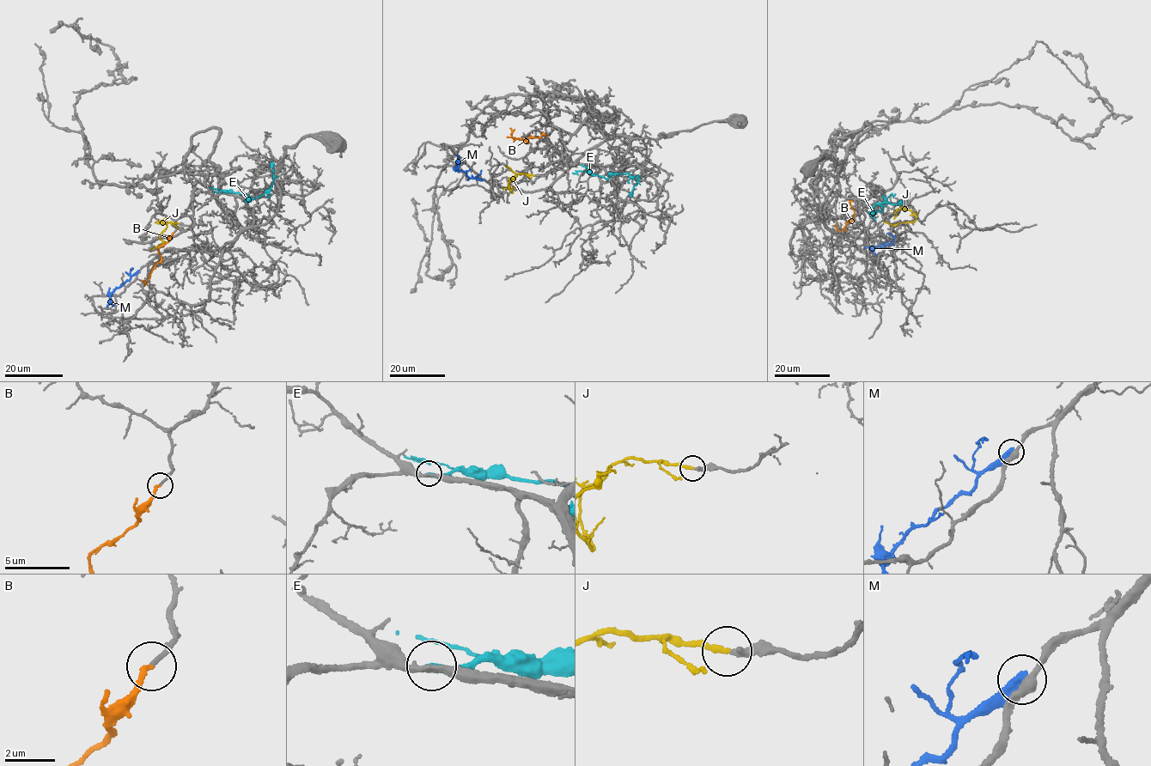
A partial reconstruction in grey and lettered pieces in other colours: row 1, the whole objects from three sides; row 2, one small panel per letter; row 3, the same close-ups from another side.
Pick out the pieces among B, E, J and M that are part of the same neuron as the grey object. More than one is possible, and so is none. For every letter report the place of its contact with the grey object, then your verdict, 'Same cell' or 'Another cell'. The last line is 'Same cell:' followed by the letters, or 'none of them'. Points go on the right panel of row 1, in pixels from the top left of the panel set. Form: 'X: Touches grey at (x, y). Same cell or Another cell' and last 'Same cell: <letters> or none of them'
B: Touches grey at (852, 201). Same cell
E: Touches grey at (883, 194). Another cell
J: Touches grey at (894, 213). Same cell
M: Touches grey at (892, 240). Another cell
Same cell: B, J

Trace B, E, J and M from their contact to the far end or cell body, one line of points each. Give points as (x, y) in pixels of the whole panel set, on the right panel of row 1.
B: (852, 201), (849, 203), (854, 209), (853, 219), (841, 231), (836, 227), (837, 223)
E: (883, 194), (886, 202), (882, 210), (869, 213), (879, 203), (898, 204), (903, 200)
J: (894, 213), (898, 208), (912, 211), (916, 218), (913, 221), (896, 224), (884, 221)
M: (892, 240), (892, 244), (864, 247)

